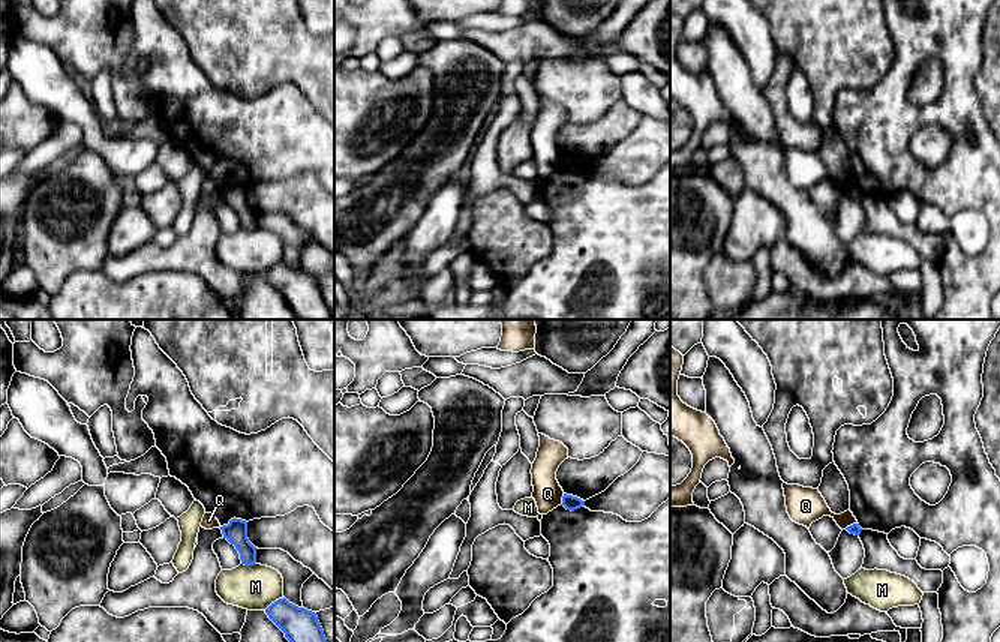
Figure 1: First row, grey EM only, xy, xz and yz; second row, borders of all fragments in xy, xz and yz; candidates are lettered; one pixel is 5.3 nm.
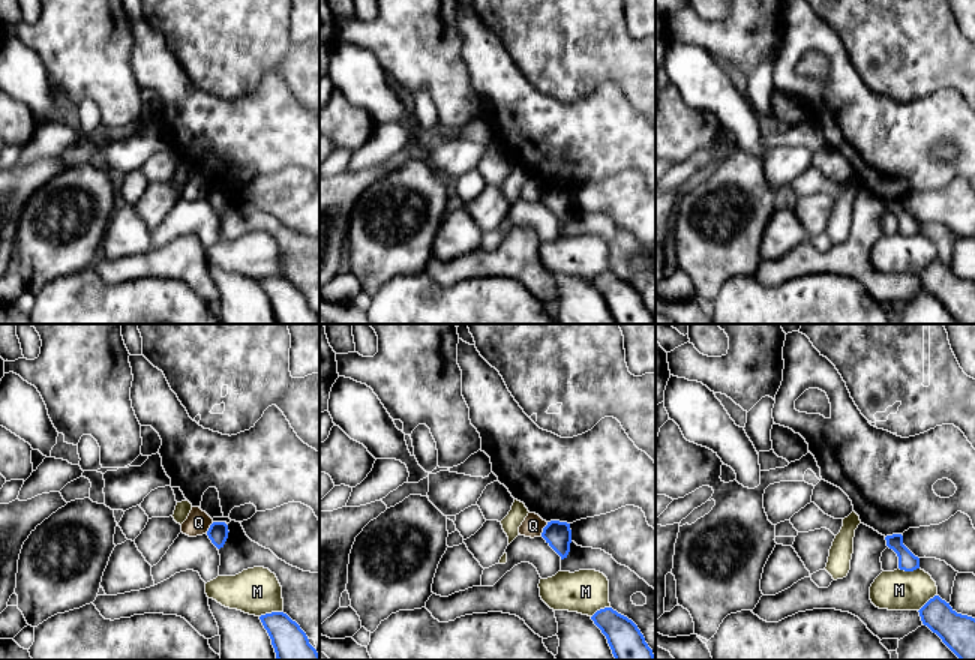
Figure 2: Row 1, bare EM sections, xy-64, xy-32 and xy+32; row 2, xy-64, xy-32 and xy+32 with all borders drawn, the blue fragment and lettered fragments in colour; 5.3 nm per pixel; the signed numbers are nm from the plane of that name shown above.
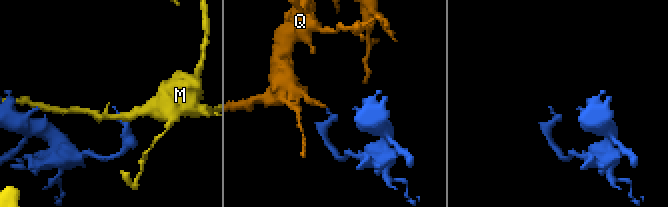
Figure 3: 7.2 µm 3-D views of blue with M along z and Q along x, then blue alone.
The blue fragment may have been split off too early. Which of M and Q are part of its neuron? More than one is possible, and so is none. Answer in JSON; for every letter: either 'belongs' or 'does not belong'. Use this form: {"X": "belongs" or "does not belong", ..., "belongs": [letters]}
{"M": "does not belong", "Q": "does not belong", "belongs": []}

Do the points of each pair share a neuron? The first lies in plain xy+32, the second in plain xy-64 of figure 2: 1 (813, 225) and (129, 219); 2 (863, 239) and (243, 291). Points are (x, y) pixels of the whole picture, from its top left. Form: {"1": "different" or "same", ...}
{"1": "different", "2": "different"}

